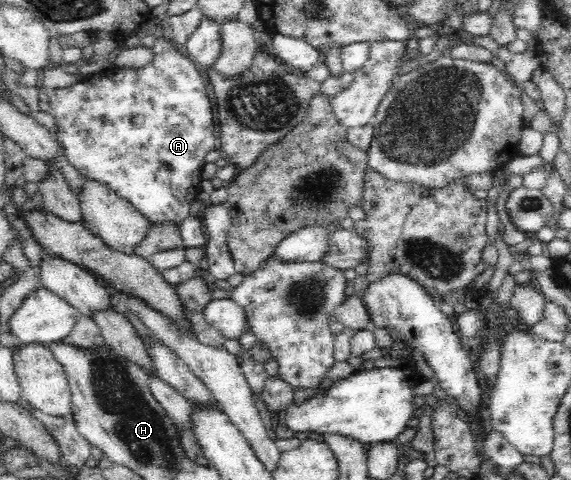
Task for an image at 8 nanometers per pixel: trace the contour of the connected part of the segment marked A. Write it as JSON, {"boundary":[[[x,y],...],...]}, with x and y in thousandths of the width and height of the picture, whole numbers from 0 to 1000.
{"boundary":[[[275,79],[268,123],[247,140],[200,140],[117,183],[68,183],[70,233],[102,256],[100,292],[112,325],[151,373],[184,379],[219,413],[266,469],[315,473],[333,452],[336,421],[352,398],[364,317],[378,310],[371,217],[349,140],[319,115],[301,85]]]}

